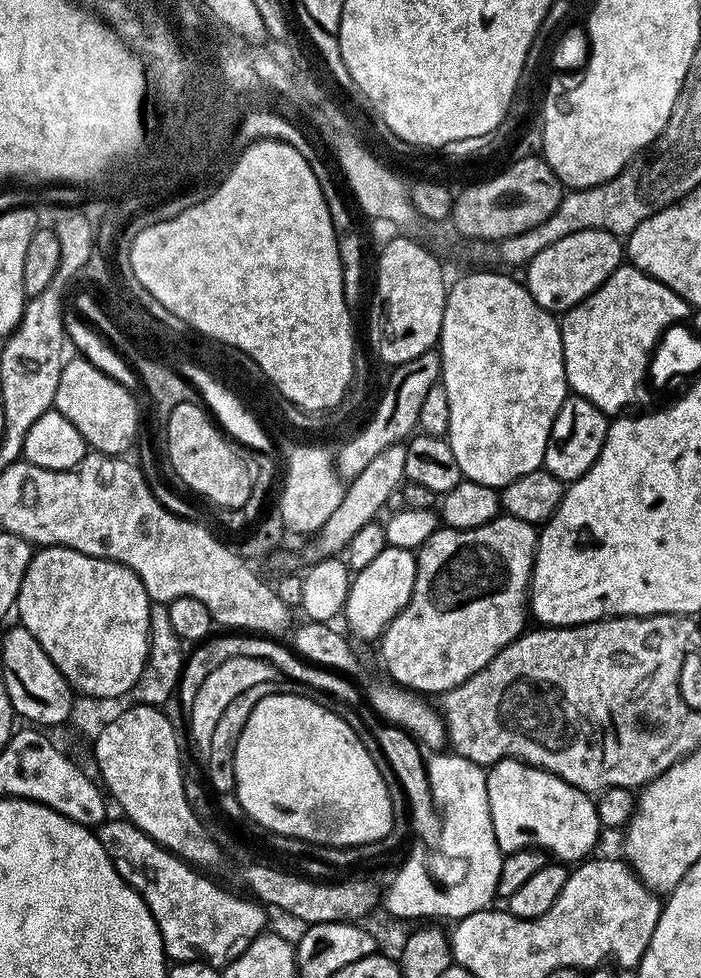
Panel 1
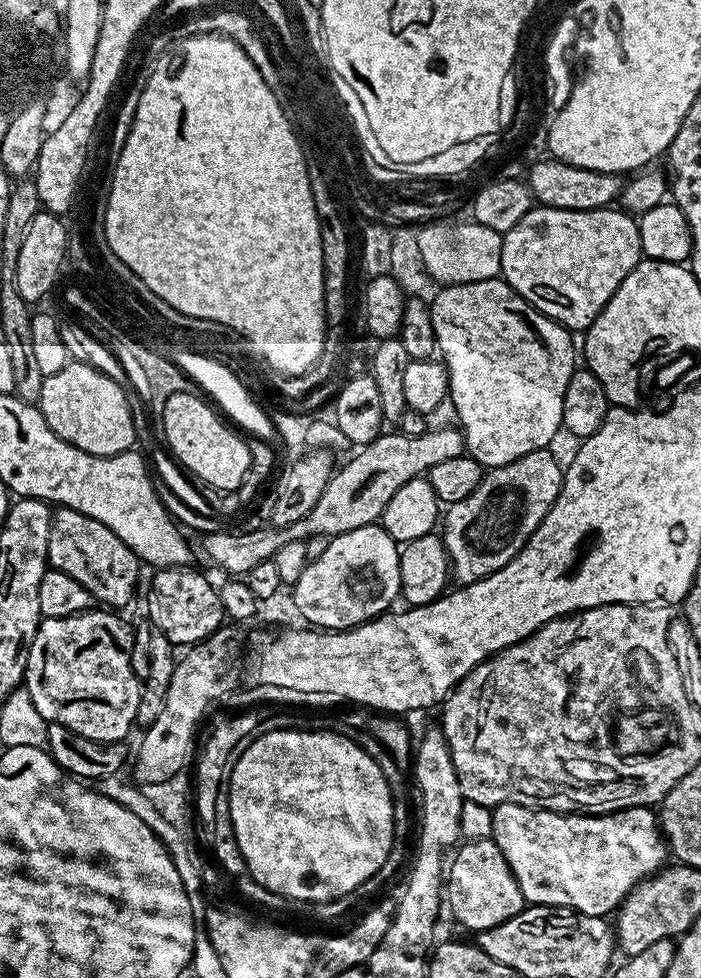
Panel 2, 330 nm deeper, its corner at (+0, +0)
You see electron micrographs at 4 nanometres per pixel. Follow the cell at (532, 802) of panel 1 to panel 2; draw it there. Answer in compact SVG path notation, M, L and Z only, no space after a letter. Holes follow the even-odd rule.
M506 802L492 809L491 839L496 841L498 850L502 850L529 905L572 908L591 916L607 917L615 913L637 884L647 880L666 864L666 841L660 831L660 821L657 813L648 806L622 808L607 814L569 814Z

